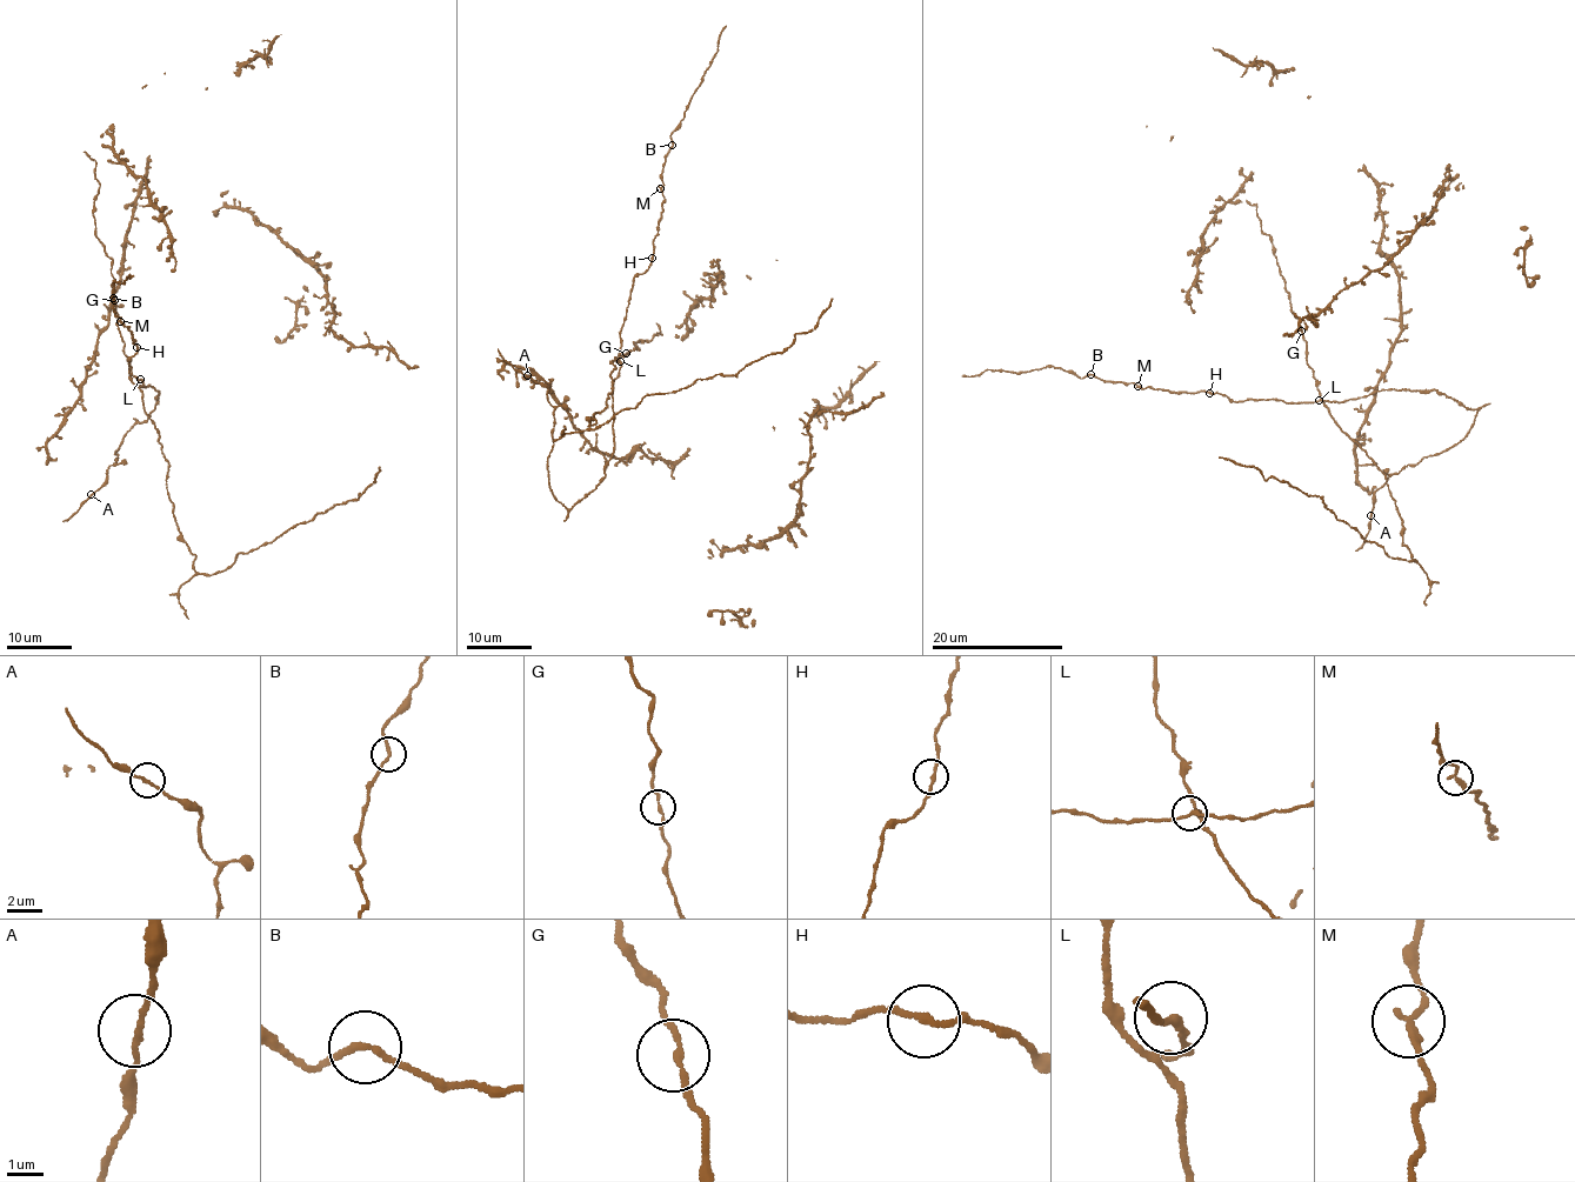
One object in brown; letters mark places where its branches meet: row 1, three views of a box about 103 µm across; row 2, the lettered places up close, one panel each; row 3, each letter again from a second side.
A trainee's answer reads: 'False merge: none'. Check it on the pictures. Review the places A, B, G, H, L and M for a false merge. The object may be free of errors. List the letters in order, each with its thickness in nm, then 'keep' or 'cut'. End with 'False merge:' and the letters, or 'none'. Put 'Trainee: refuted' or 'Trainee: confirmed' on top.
Trainee: confirmed
A: calibre 140 nm; keep
B: calibre 170 nm; keep
G: calibre 160 nm; keep
H: calibre 160 nm; keep
L: calibre 170 nm; keep
M: calibre 200 nm; keep
False merge: none

